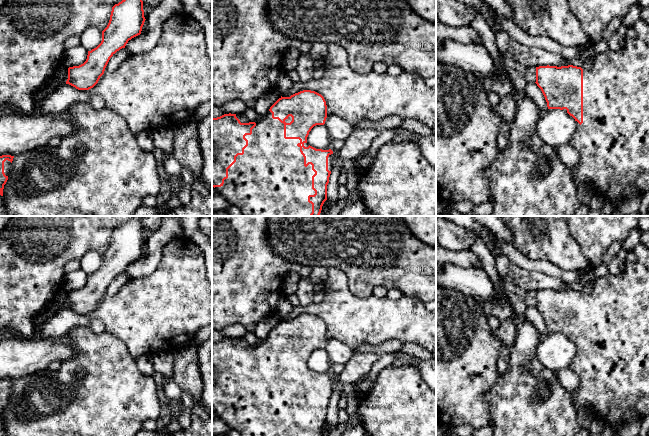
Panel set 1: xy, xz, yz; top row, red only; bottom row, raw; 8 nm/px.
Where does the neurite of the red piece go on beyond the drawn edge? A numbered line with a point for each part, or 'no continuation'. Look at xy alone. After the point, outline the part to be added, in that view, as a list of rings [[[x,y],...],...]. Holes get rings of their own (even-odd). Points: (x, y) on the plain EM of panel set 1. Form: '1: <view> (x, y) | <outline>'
1: xy (7, 388) | [[[8,384],[4,386],[4,397],[6,400],[9,399],[10,395],[12,393],[12,387]]]

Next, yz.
1: yz (613, 365) | [[[621,261],[619,265],[622,268],[619,274],[609,273],[603,277],[597,278],[592,286],[592,291],[589,294],[583,294],[583,347],[580,349],[576,345],[577,352],[569,366],[569,368],[576,373],[576,375],[580,380],[580,386],[578,390],[570,394],[576,410],[578,411],[581,409],[585,409],[588,410],[593,415],[593,417],[600,418],[604,422],[604,424],[608,424],[613,428],[614,430],[613,436],[621,436],[620,435],[621,429],[626,423],[638,419],[642,420],[644,417],[649,416],[649,268],[644,267],[639,262],[630,262],[630,261],[624,261],[624,262]]]

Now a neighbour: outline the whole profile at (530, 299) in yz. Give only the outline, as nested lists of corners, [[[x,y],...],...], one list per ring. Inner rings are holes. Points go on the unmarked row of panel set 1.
[[[527,291],[525,296],[526,307],[536,306],[536,291]]]

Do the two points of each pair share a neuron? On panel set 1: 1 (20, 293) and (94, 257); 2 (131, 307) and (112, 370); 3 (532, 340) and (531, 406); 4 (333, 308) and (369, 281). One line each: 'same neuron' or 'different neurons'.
1: different neurons
2: different neurons
3: same neuron
4: different neurons

